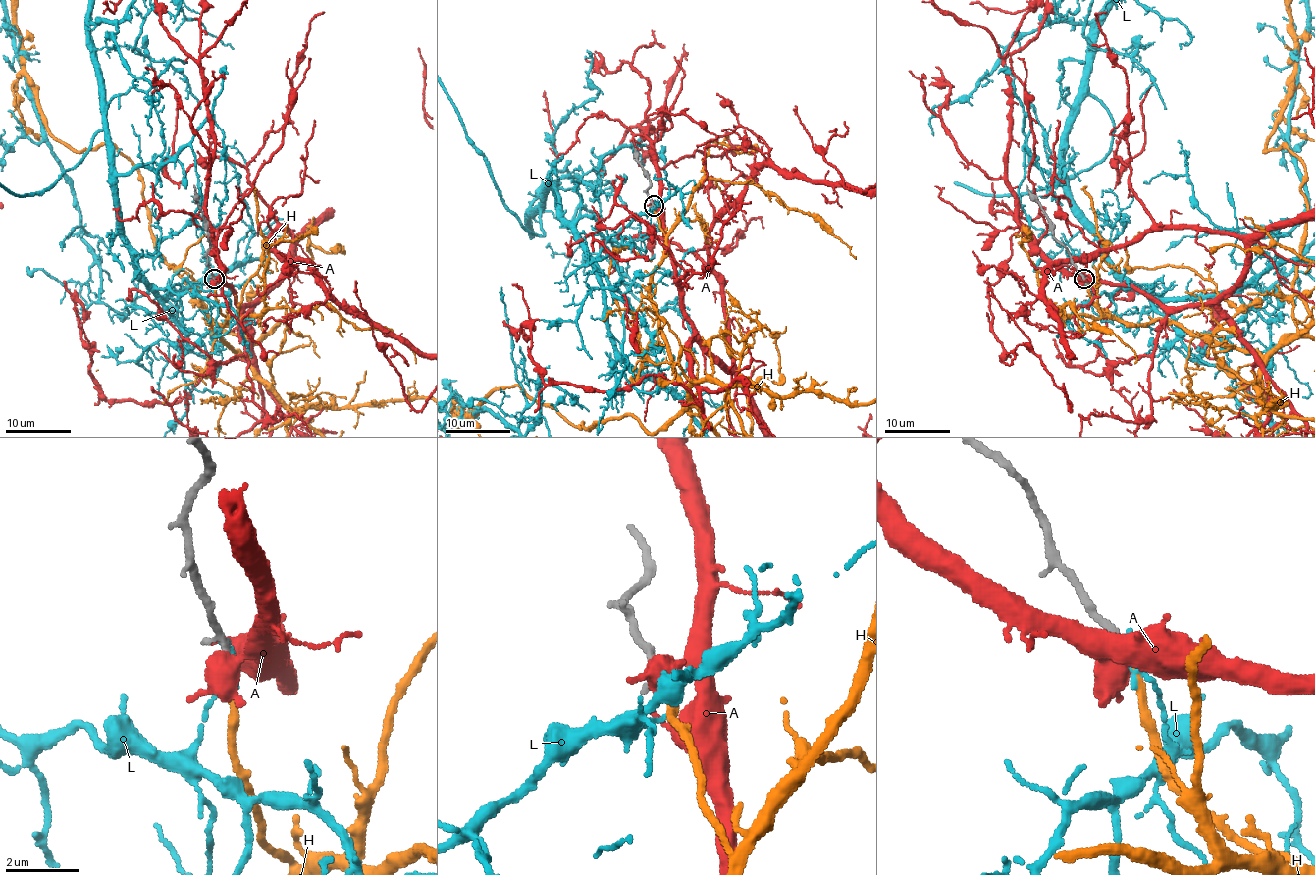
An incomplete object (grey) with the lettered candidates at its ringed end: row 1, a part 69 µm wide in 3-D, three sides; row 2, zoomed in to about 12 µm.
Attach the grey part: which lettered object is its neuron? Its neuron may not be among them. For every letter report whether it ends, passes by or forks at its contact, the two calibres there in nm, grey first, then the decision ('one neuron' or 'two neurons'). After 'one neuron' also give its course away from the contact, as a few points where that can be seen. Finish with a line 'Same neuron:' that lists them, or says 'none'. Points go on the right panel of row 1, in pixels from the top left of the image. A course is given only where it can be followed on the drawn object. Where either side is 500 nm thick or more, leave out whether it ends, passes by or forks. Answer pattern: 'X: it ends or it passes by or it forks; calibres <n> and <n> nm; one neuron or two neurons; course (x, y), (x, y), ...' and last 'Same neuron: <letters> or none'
A: it forks; calibres 240 and 360 nm; two neurons
H: it ends; calibres 240 and 200 nm; one neuron
L: it passes by; calibres 260 and 150 nm; two neurons
Same neuron: H

